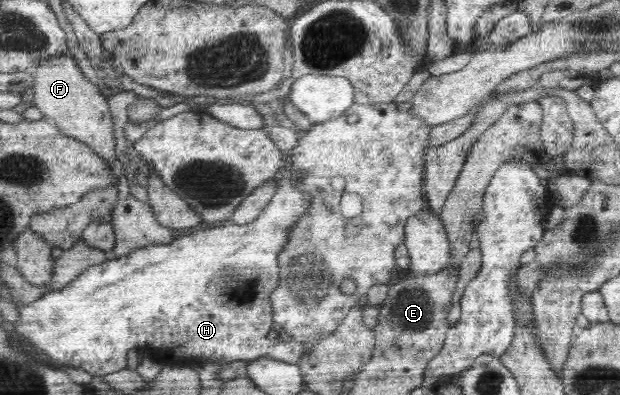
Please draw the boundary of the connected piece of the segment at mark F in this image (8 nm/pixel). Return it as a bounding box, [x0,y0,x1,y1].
[30,54,116,170]

